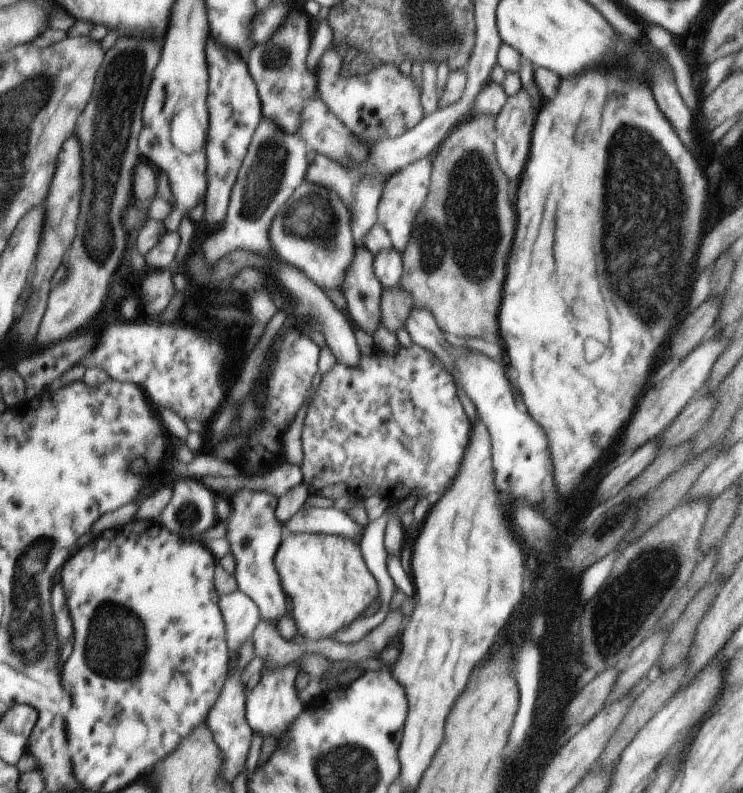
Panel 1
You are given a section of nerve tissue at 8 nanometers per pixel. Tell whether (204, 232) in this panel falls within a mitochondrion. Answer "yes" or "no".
no

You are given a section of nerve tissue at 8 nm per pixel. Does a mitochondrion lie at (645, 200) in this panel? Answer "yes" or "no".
yes

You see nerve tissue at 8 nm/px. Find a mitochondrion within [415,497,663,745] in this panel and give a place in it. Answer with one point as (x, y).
(610, 529)

